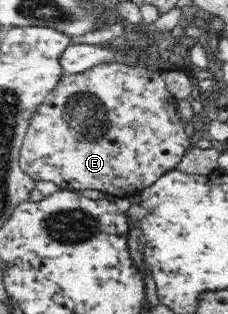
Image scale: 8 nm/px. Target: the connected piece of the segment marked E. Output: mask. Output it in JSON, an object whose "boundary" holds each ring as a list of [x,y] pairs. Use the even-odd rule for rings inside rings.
{"boundary":[[[105,62],[91,67],[91,70],[76,74],[63,74],[58,86],[47,95],[45,102],[37,109],[36,116],[32,118],[30,129],[27,131],[25,140],[20,149],[19,166],[31,180],[53,181],[61,190],[82,191],[84,189],[97,189],[113,196],[128,197],[137,194],[142,189],[155,183],[159,176],[177,170],[186,151],[189,149],[189,138],[185,134],[185,124],[177,114],[178,101],[166,89],[161,72],[152,71],[139,66],[128,66],[121,62]]]}

